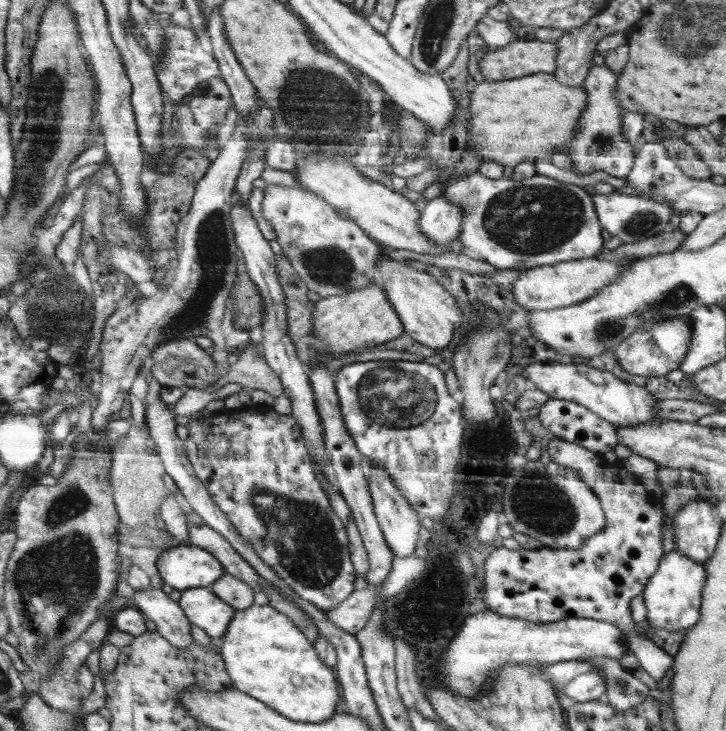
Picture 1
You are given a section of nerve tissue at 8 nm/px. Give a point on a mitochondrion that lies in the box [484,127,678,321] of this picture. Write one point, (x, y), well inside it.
(640, 223)

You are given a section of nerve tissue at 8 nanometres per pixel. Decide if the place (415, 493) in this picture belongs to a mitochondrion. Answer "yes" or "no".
no

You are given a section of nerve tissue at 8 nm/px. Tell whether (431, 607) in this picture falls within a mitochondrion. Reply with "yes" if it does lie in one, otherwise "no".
yes

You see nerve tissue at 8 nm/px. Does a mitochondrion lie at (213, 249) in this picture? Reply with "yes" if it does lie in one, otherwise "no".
yes

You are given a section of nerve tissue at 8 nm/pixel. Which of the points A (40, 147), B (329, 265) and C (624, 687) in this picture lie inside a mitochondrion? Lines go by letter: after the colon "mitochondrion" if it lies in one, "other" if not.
A: mitochondrion
B: mitochondrion
C: mitochondrion

